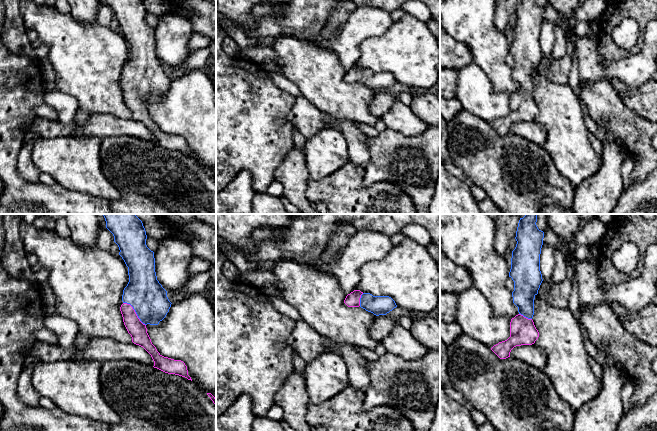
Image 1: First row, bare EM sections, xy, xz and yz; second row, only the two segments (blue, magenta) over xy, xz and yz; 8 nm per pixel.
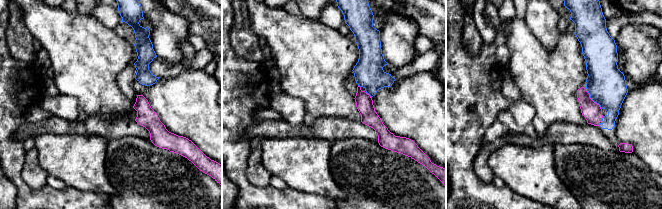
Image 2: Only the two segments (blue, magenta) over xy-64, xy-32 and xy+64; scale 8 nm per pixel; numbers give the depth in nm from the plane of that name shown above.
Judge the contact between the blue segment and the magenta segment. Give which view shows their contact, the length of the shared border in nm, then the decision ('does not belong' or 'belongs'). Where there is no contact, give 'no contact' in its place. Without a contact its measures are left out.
meets blue in xy; contact 260 nm long; belongs

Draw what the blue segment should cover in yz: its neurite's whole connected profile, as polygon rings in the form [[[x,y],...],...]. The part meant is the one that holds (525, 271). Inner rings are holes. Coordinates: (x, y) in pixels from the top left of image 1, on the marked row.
[[[526,214],[520,218],[516,231],[516,247],[512,251],[511,269],[509,277],[514,281],[512,292],[513,303],[518,307],[519,314],[528,319],[534,315],[534,299],[543,281],[540,271],[540,254],[543,245],[544,232],[537,225],[537,214]]]

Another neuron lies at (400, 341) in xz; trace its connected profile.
[[[399,324],[381,343],[388,353],[398,355],[405,360],[422,359],[428,350],[411,334],[410,330]]]

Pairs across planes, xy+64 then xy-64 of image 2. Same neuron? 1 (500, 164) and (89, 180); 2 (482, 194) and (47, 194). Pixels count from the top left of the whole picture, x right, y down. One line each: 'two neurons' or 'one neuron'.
1: one neuron
2: one neuron

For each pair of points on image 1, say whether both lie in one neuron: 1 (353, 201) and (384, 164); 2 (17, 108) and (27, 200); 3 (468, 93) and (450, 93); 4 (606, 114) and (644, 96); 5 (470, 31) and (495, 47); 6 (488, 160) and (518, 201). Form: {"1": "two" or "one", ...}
{"1": "two", "2": "one", "3": "two", "4": "two", "5": "one", "6": "one"}

